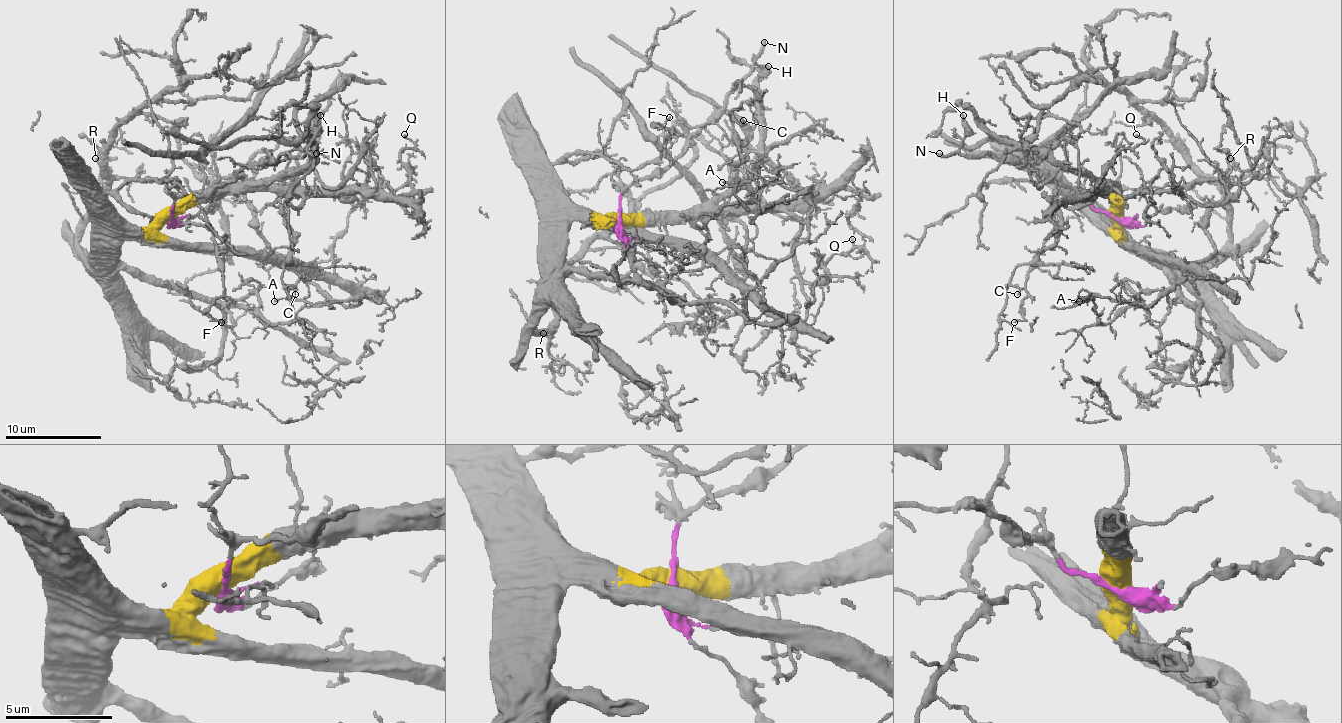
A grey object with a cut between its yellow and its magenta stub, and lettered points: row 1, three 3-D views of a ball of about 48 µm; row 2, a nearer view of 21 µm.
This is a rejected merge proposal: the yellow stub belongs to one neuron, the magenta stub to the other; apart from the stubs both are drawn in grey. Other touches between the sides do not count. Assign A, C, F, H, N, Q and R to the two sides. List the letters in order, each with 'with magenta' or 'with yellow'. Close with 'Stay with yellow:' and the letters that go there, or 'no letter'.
A: with yellow
C: with yellow
F: with yellow
H: with magenta
N: with magenta
Q: with yellow
R: with yellow
Stay with yellow: A, C, F, Q, R

